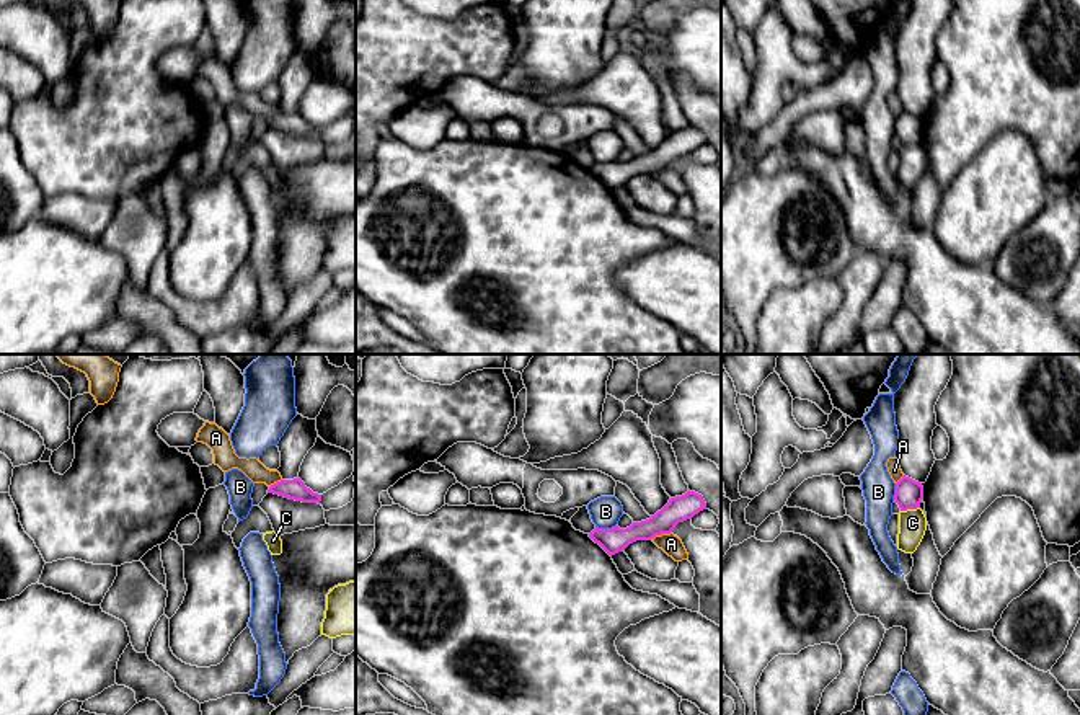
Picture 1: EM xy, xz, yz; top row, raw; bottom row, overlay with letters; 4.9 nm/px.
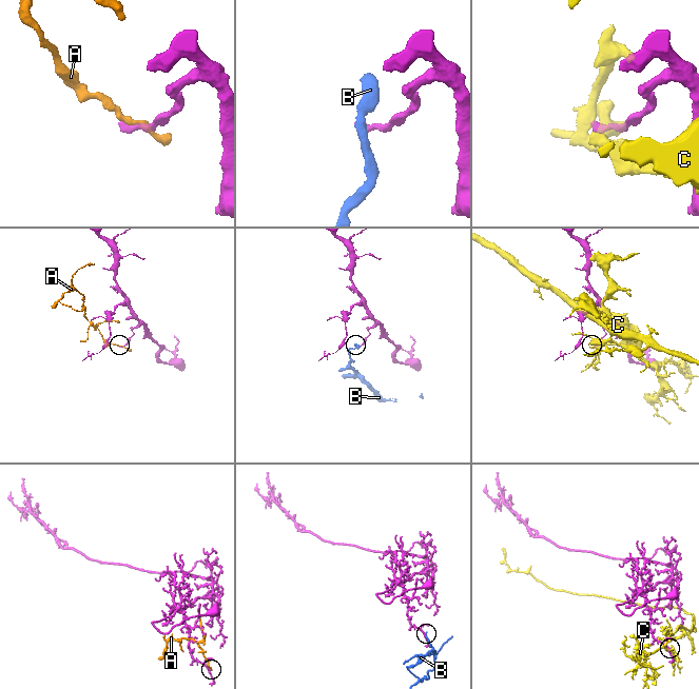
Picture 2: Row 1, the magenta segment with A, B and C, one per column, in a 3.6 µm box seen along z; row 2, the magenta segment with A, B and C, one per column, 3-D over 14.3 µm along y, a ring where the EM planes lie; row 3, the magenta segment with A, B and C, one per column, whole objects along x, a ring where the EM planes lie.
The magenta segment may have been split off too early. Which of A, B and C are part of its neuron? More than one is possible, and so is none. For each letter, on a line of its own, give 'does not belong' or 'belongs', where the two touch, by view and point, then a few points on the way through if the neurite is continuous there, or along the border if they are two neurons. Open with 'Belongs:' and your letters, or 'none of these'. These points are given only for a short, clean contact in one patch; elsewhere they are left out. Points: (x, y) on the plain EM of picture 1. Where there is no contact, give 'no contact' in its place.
Belongs: none of these
A: does not belong; contact xz (659, 168)
B: does not belong; contact xz (606, 164)
C: does not belong; contact yz (909, 142)

